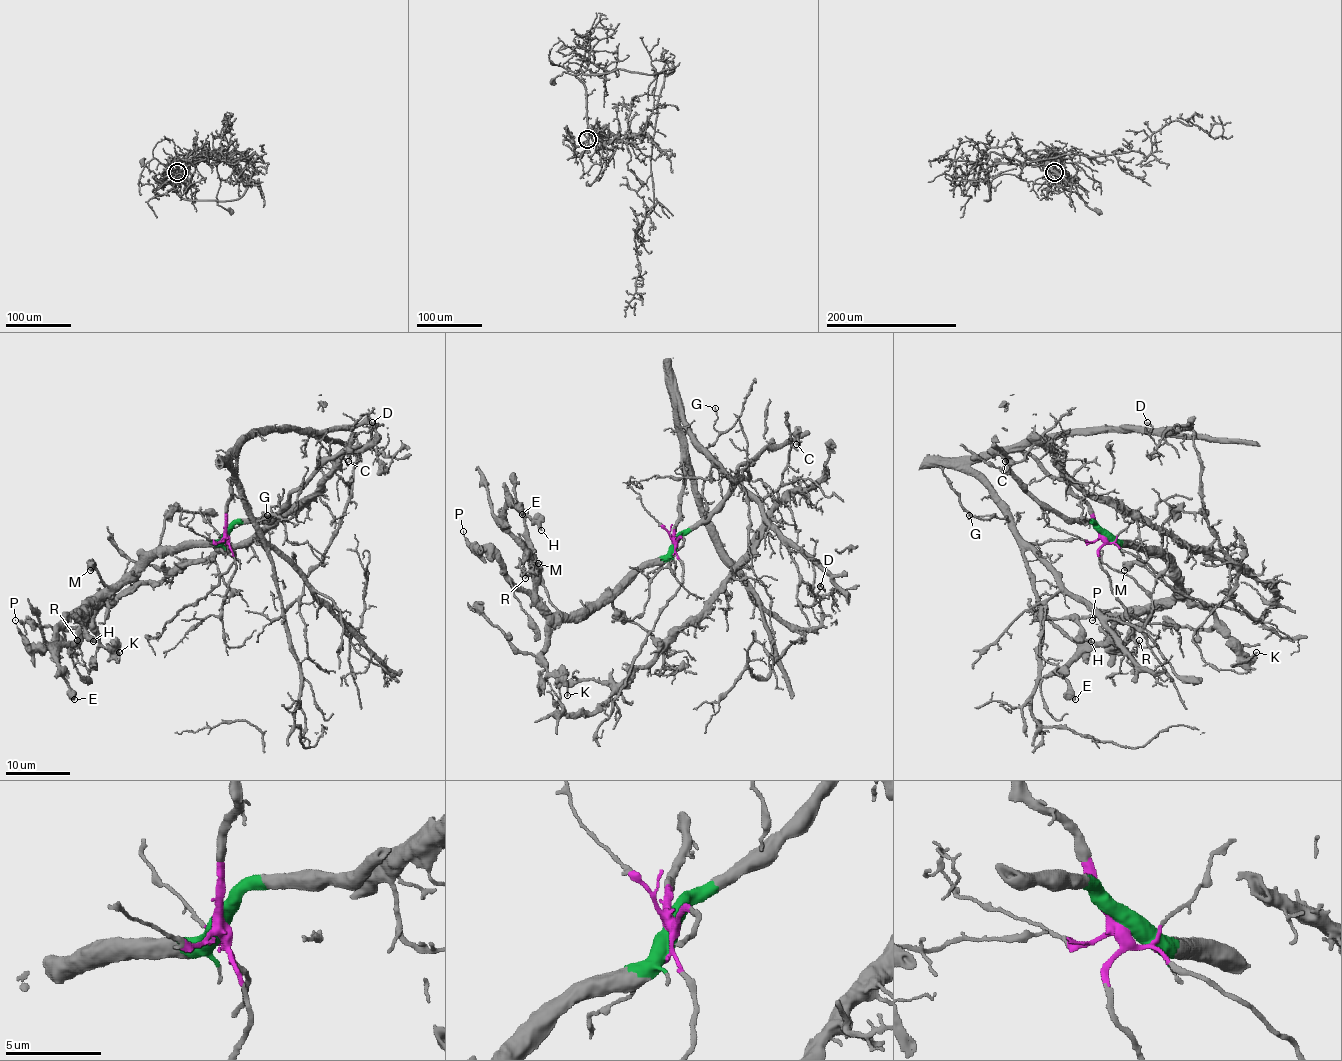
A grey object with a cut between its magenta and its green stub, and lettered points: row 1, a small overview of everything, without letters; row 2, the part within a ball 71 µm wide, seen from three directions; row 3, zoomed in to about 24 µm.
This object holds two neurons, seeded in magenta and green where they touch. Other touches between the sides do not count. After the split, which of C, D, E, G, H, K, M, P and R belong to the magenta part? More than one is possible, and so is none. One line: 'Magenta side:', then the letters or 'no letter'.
Magenta side: D, G

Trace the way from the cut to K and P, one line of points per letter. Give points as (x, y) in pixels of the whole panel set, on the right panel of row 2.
K: (1103, 534), (1151, 547), (1245, 659), (1256, 653)
P: (1103, 534), (1117, 541), (1150, 546), (1169, 567), (1175, 591), (1119, 646), (1112, 645), (1098, 624), (1091, 620)

